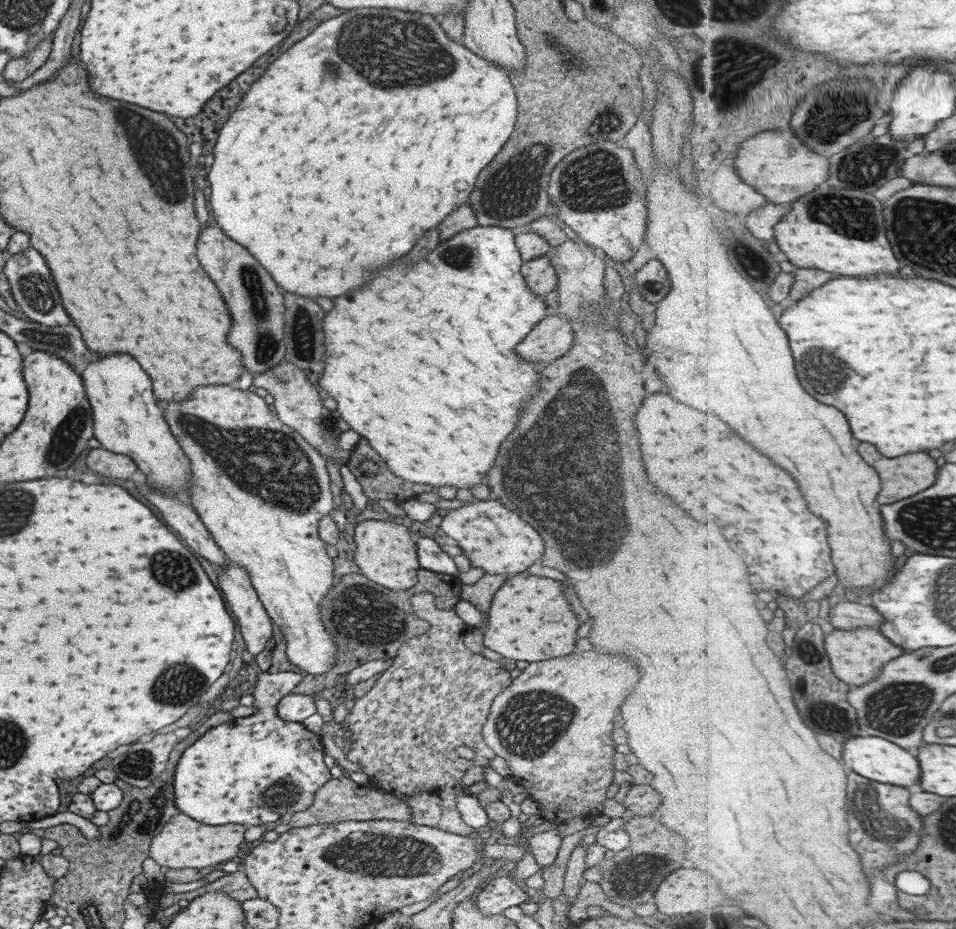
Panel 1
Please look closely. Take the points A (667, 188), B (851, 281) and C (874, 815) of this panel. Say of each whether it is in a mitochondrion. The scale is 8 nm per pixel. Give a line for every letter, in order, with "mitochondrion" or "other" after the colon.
A: other
B: other
C: mitochondrion

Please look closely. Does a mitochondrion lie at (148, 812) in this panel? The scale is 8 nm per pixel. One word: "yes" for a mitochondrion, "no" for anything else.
yes

